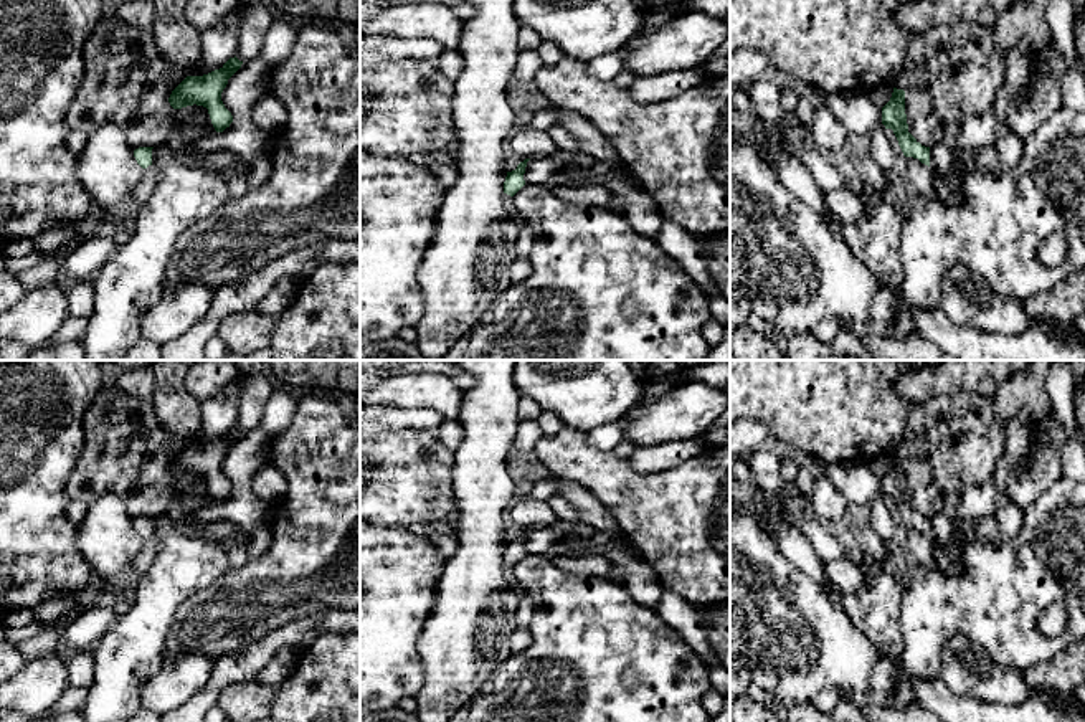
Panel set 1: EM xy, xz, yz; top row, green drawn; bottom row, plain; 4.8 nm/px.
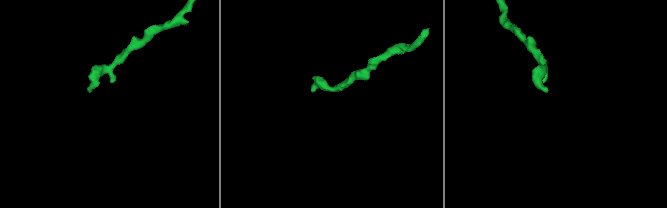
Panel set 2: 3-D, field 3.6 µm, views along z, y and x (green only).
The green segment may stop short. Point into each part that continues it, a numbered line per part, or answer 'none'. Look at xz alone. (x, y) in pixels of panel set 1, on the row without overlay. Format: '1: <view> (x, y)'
none

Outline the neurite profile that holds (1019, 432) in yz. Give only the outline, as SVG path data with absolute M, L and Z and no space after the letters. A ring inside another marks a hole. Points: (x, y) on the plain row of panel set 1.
M1019 413L1002 425L1006 436L1004 451L988 481L997 494L997 507L994 514L1002 539L1014 537L1022 524L1022 512L1009 497L1007 489L1027 468L1027 454L1034 443L1037 425L1039 423L1031 420L1026 413Z

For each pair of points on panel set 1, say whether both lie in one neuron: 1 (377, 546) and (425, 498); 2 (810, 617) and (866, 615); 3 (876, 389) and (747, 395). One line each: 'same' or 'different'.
1: different
2: different
3: same

